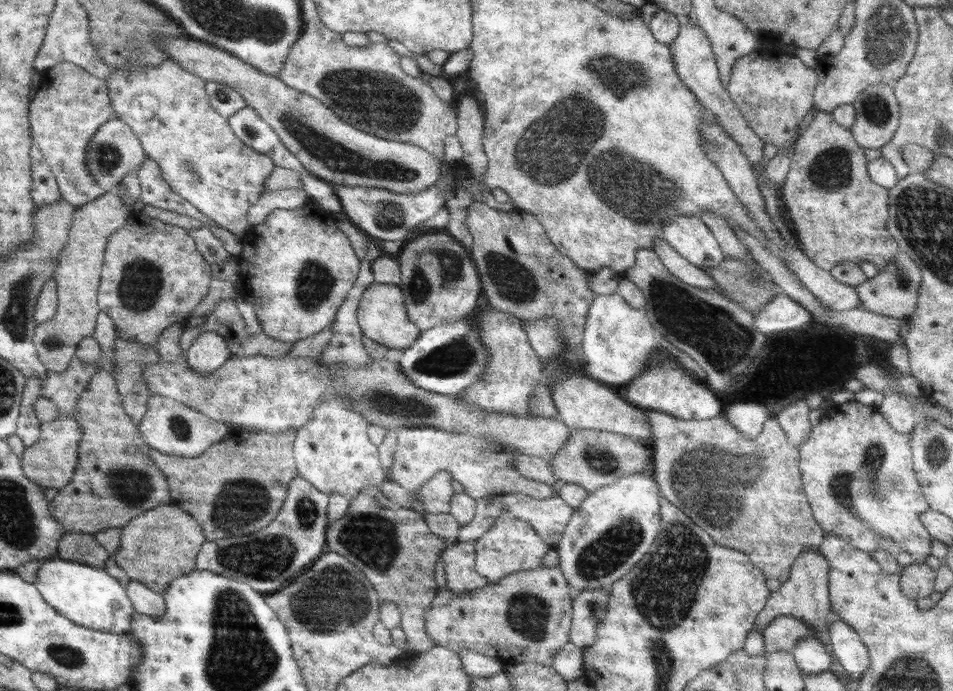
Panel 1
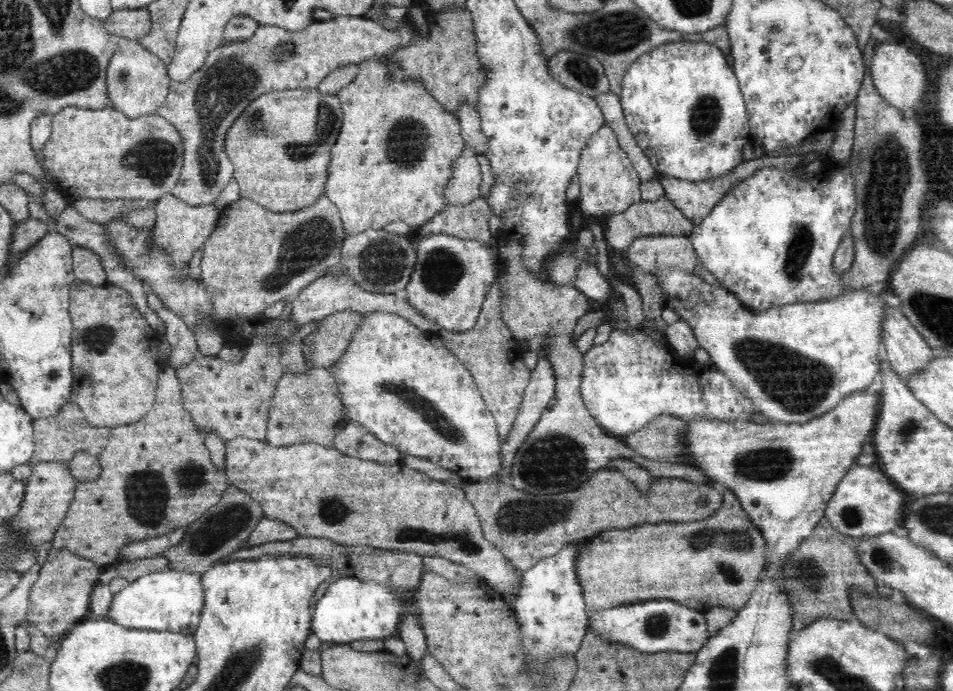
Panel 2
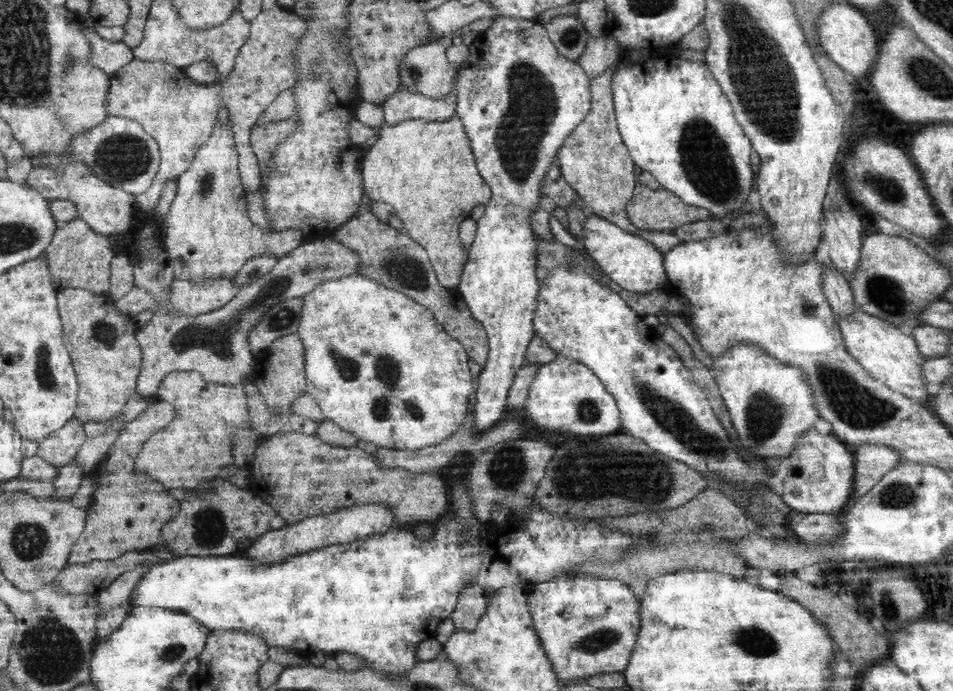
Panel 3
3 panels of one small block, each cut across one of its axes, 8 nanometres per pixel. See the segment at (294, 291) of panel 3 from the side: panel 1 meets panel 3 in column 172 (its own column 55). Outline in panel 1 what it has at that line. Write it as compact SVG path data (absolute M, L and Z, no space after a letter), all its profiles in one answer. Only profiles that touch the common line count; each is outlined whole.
M116 192L105 193L75 210L67 246L60 253L58 267L54 271L58 295L56 314L50 320L37 324L33 336L39 359L48 371L64 372L74 358L79 342L93 336L100 311L97 290L106 245L114 232L126 224L129 215L132 215L131 210L124 206Z

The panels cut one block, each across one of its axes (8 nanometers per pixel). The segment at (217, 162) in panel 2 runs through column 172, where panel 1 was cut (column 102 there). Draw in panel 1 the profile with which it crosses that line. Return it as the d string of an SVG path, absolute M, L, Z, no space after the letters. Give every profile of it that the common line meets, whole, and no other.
M60 62L55 67L46 70L43 75L44 78L29 104L31 140L38 146L38 150L42 152L50 171L55 176L61 197L72 208L78 209L105 194L96 179L90 176L84 163L86 163L88 143L92 141L92 137L98 132L100 126L114 117L114 109L108 96L108 85L70 62Z

